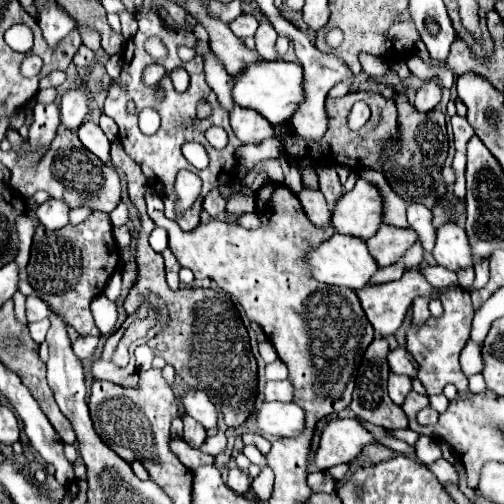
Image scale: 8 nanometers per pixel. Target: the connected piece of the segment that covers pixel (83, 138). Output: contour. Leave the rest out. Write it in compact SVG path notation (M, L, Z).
M84 122L80 128L78 128L78 138L80 142L92 152L96 154L104 164L110 162L110 140L106 138L106 134L100 130L98 124L94 122Z

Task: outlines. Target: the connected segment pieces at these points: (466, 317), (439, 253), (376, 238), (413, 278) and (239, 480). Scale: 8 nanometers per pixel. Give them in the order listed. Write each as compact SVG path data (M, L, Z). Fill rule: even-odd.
M454 286L454 288L444 288L444 314L440 318L430 318L422 328L416 332L406 332L406 348L408 352L416 358L420 364L418 380L426 386L428 396L440 394L442 388L452 382L458 392L468 390L468 378L464 376L458 356L462 348L466 346L470 338L470 328L472 328L472 302L470 302L470 292Z
M452 222L442 224L438 228L438 240L432 250L432 256L440 266L444 266L452 272L474 266L468 236L462 226L452 224Z
M382 224L380 230L366 240L368 250L372 252L378 266L390 266L418 240L418 234L412 228L396 228Z
M408 270L396 282L388 282L388 284L380 284L380 286L368 284L368 286L358 290L360 304L362 304L370 324L382 336L392 336L400 328L400 324L402 324L402 320L404 320L404 316L406 316L406 312L412 306L416 296L430 296L430 294L434 294L434 288L428 284L428 280L424 280L424 274L420 270Z
M232 468L228 472L228 482L226 482L236 494L246 494L250 490L250 478L246 472L242 472L240 468Z

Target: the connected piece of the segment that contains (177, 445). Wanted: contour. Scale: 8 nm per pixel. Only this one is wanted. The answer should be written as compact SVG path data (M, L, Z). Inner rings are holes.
M172 440L170 442L170 450L180 458L180 462L184 466L188 466L190 470L196 470L198 466L204 466L204 464L214 464L214 458L208 456L208 454L202 454L200 450L194 450L190 448L184 440Z

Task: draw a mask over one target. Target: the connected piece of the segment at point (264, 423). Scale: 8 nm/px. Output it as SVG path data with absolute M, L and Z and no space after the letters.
M264 402L258 412L258 426L264 436L296 438L304 430L304 410L294 402Z

